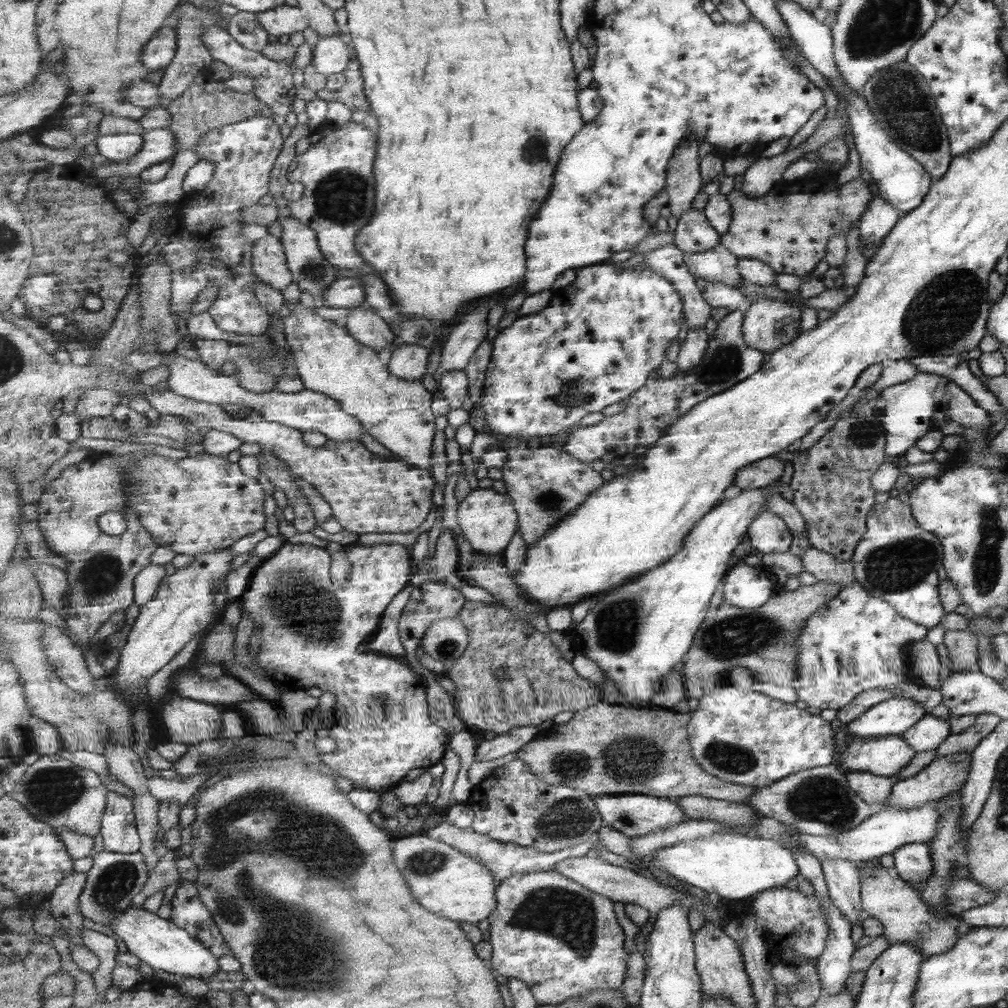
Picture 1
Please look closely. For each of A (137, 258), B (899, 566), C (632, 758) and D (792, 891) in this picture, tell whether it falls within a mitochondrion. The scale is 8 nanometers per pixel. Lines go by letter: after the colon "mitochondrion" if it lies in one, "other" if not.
A: other
B: mitochondrion
C: mitochondrion
D: other

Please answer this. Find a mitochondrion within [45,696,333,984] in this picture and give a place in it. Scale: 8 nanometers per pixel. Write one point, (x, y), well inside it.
(114, 883)

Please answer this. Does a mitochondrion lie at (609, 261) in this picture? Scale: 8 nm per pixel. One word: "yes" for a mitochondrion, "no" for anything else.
no

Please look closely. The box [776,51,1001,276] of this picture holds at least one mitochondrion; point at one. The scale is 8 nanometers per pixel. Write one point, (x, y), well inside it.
(899, 97)

